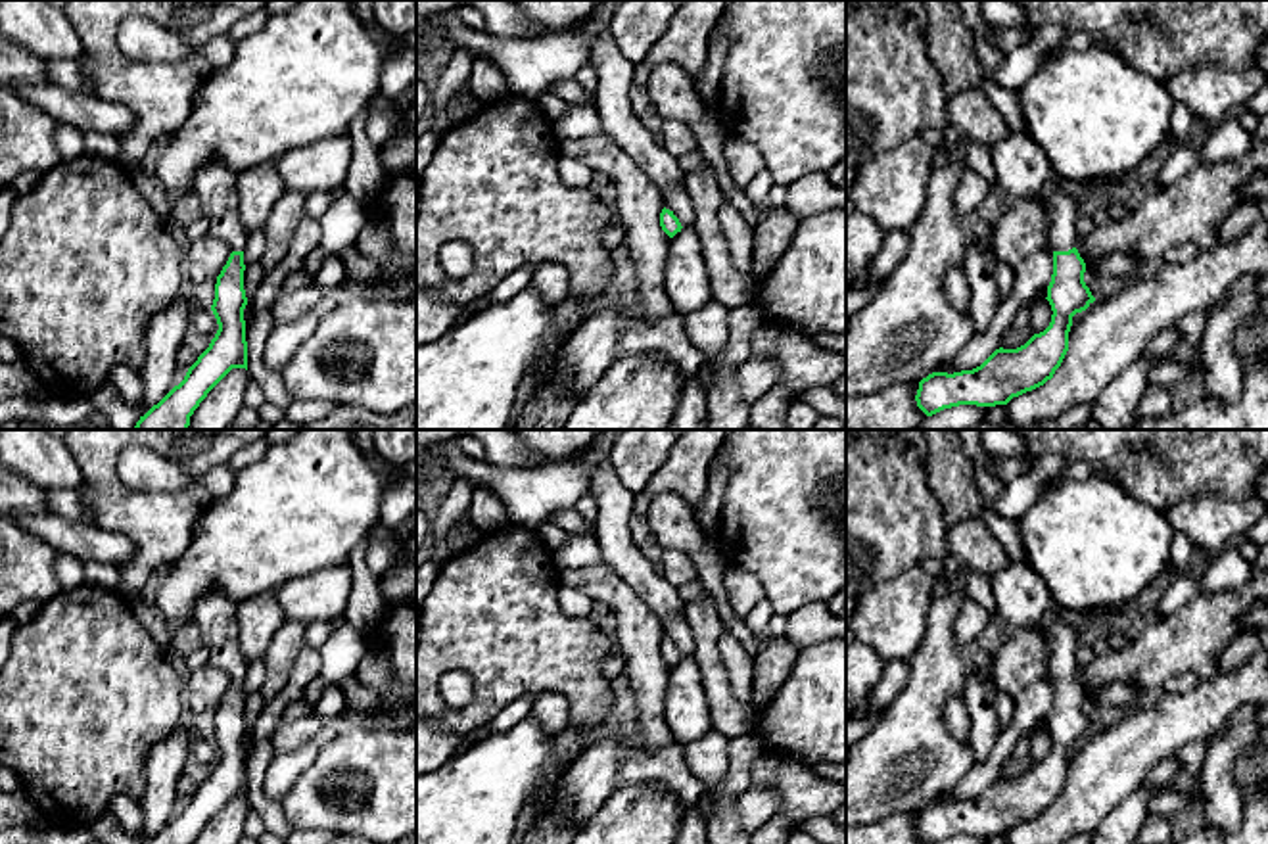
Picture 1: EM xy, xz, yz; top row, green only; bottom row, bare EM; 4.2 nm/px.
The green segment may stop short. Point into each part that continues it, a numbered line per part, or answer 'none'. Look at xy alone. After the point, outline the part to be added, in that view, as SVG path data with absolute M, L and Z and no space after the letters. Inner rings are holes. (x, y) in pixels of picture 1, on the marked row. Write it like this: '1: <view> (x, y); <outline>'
1: xy (215, 185); M213 159L196 171L192 190L209 221L209 234L224 240L232 251L244 251L247 232L240 219L236 180L238 175Z

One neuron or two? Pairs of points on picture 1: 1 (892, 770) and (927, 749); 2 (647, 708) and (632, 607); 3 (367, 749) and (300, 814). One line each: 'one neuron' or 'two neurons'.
1: one neuron
2: one neuron
3: one neuron

